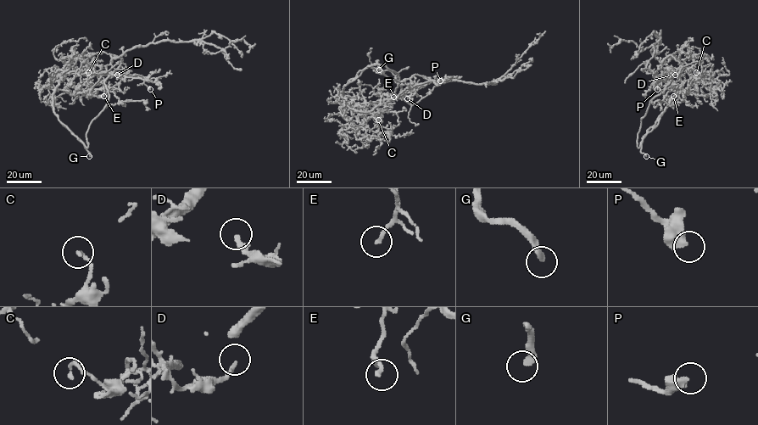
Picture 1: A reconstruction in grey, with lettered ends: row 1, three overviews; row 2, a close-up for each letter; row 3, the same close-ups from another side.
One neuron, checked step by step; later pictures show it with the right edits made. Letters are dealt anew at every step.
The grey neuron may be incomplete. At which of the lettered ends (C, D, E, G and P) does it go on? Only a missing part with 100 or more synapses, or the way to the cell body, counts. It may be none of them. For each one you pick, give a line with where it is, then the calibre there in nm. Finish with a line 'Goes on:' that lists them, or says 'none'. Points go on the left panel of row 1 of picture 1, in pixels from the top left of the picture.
G: place (89, 156); calibre 240 nm
Goes on: G

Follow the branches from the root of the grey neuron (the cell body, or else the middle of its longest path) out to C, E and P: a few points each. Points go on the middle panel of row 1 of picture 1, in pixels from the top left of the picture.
C: (410, 97), (409, 103), (398, 96), (350, 104), (351, 113), (367, 129), (374, 128), (378, 120)
E: (410, 97), (409, 103), (398, 96), (347, 105), (368, 112), (393, 97)
P: (410, 97), (412, 105), (440, 84), (433, 80), (440, 81)

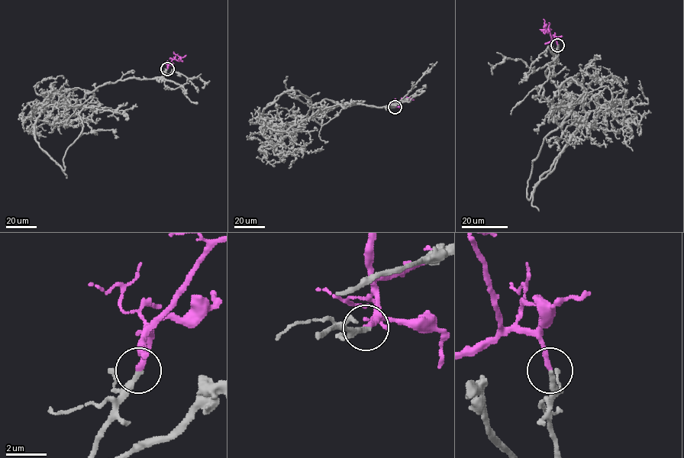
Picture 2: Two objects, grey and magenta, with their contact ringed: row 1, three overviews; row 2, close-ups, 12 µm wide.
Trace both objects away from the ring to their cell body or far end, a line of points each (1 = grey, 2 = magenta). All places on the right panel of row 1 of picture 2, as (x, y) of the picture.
1: (557, 45), (546, 75), (581, 86), (574, 101), (595, 128), (575, 120), (553, 137), (559, 149)
2: (557, 45), (543, 27), (543, 19)

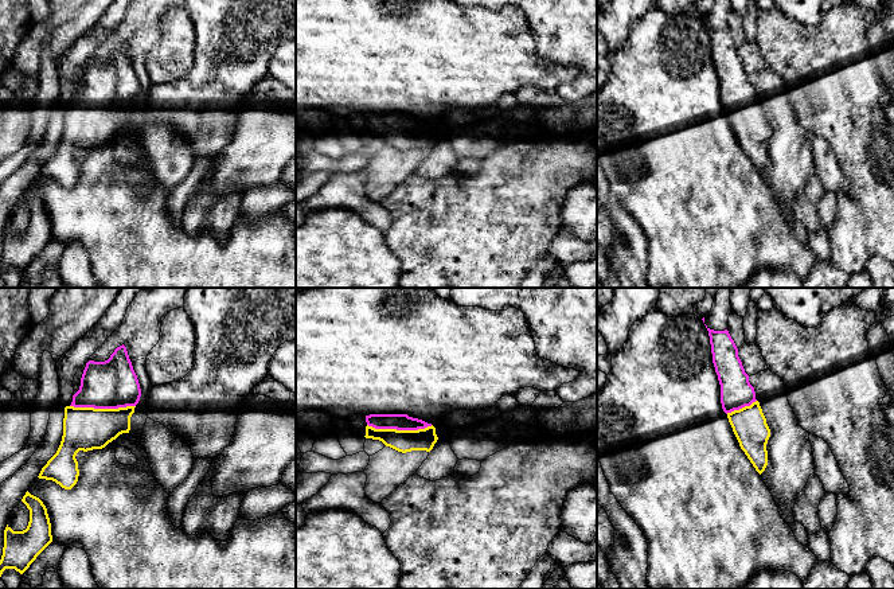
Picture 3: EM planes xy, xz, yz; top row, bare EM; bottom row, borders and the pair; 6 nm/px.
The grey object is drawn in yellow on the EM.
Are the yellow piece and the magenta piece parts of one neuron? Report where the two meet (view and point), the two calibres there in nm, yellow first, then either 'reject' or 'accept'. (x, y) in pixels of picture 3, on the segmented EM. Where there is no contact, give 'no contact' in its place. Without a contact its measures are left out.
xy (102, 409) | 260/300 nm | reject

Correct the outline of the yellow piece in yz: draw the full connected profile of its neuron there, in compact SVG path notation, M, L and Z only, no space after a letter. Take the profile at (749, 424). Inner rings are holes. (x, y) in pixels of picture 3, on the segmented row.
M760 402L727 413L729 422L756 471L761 475L768 465L766 444L770 437L770 429L762 413Z

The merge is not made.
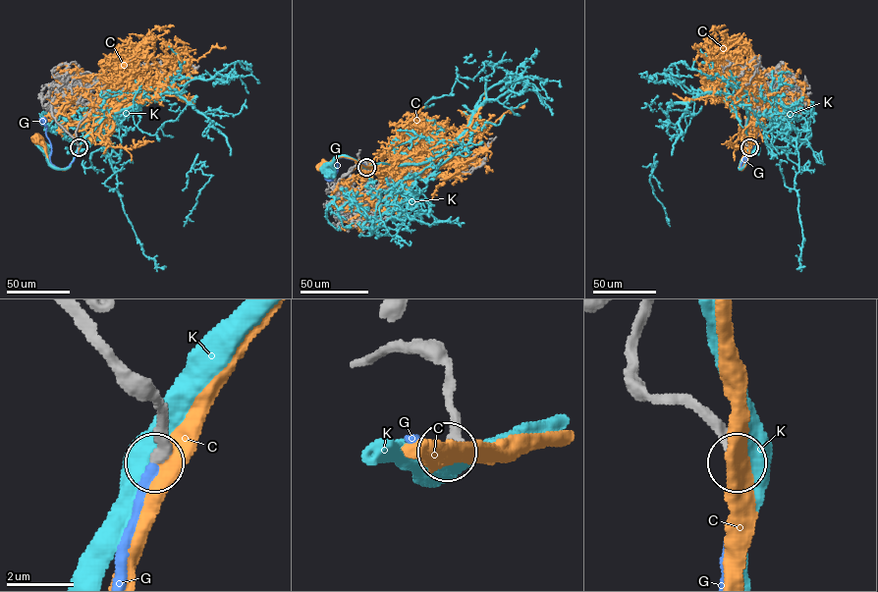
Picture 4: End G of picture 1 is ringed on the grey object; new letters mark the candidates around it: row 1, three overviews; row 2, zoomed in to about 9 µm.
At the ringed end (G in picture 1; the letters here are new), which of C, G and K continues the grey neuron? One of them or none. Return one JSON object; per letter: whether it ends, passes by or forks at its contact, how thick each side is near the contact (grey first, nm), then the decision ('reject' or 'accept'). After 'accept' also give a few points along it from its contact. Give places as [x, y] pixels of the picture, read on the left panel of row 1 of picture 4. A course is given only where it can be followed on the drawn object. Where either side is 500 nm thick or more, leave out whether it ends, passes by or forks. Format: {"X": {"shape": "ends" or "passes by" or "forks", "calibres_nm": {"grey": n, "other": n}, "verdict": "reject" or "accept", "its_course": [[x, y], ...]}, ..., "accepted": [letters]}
{"C": {"calibres_nm": {"grey": 320, "other": 500}, "verdict": "reject"}, "G": {"shape": "ends", "calibres_nm": {"grey": 260, "other": 240}, "verdict": "accept", "its_course": [[79, 147], [68, 167], [59, 168], [52, 165], [43, 120]]}, "K": {"calibres_nm": {"grey": 280, "other": 500}, "verdict": "reject"}, "accepted": ["G"]}

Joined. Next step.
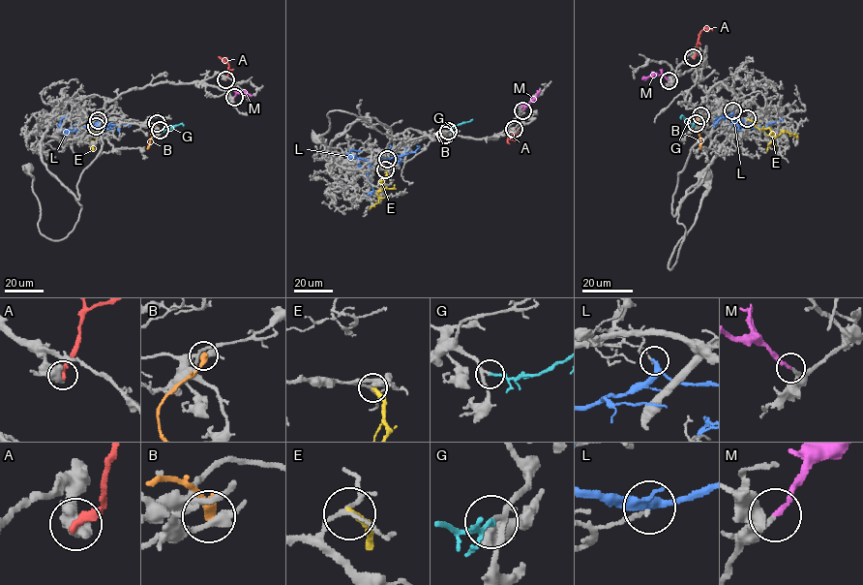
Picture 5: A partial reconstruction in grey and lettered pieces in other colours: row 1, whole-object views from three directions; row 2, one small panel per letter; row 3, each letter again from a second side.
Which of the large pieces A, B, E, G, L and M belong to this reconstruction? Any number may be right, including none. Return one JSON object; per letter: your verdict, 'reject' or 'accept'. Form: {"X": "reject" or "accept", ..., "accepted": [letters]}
{"A": "reject", "B": "reject", "E": "reject", "G": "accept", "L": "reject", "M": "accept", "accepted": ["G", "M"]}

